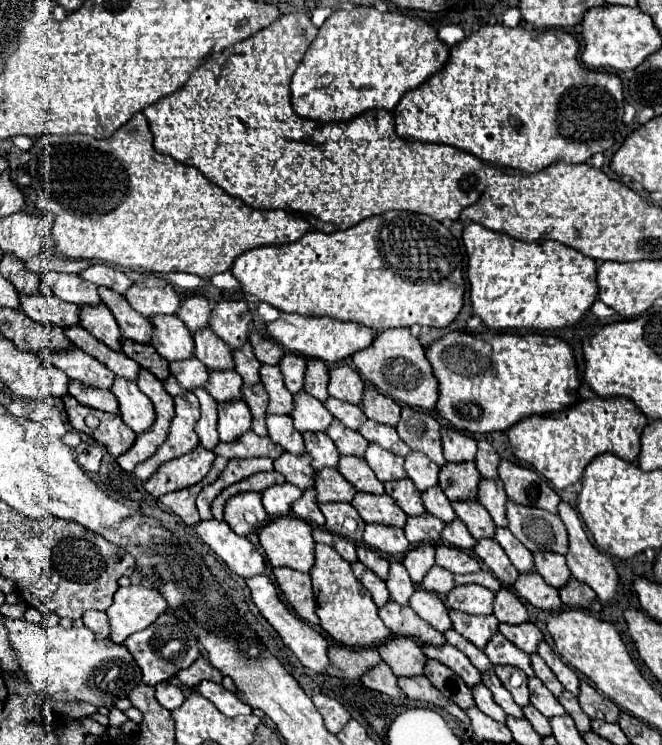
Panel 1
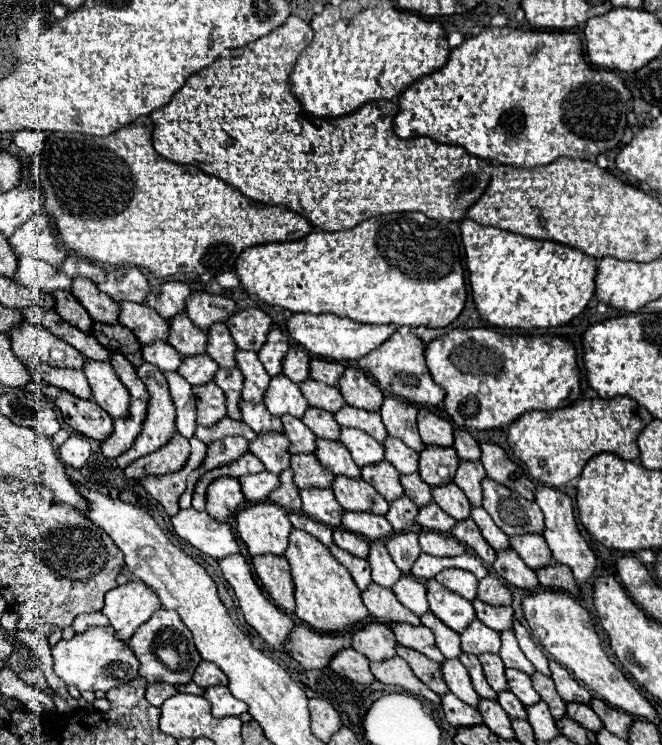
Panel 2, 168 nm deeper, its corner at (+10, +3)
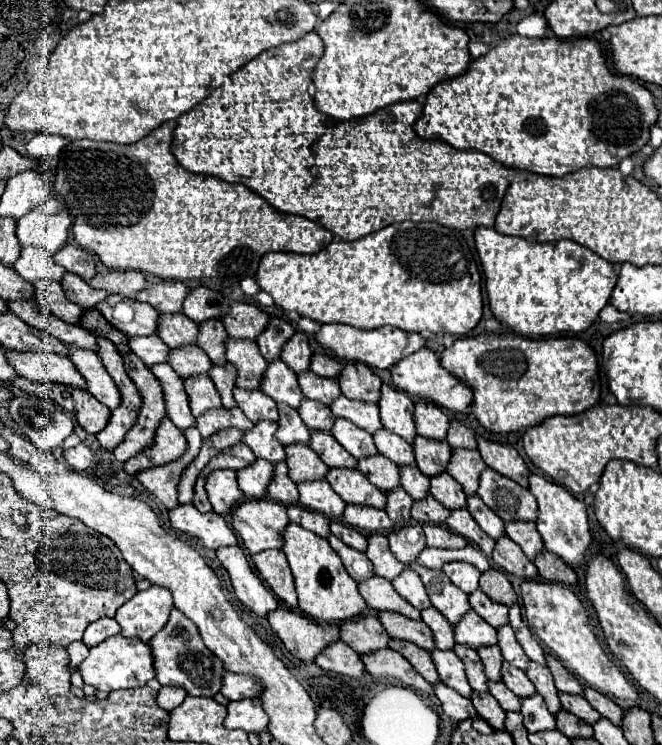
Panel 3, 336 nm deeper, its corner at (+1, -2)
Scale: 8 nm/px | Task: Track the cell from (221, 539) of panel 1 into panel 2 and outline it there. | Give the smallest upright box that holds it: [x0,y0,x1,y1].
[170,509,240,559]

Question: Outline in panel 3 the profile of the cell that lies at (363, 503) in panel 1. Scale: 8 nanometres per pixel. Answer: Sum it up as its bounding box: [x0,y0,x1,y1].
[327,470,387,510]

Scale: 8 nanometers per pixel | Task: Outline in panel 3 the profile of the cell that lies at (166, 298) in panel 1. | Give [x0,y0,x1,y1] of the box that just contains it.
[89,270,147,298]

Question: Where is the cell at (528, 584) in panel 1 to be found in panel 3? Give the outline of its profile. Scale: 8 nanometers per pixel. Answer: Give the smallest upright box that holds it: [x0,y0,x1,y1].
[491,536,537,580]

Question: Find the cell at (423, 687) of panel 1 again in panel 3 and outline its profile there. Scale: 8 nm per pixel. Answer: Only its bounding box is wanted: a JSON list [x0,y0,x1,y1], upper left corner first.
[361,648,433,694]

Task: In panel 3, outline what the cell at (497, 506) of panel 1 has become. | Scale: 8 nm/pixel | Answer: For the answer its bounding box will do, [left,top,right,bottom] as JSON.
[447,450,487,496]

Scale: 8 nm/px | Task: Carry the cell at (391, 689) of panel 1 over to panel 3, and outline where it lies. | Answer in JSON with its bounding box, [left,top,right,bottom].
[315,642,365,678]

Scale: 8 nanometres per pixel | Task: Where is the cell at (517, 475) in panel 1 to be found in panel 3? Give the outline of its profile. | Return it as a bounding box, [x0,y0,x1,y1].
[477,436,529,488]

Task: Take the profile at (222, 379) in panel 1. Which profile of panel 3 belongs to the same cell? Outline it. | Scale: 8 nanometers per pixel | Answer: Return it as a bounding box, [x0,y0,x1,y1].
[169,346,213,378]

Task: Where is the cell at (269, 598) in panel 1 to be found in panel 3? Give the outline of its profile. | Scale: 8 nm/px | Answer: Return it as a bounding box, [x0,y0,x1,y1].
[217,546,279,618]

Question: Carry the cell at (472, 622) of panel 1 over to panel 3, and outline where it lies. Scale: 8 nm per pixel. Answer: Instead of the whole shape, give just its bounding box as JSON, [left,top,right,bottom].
[411,562,469,626]

